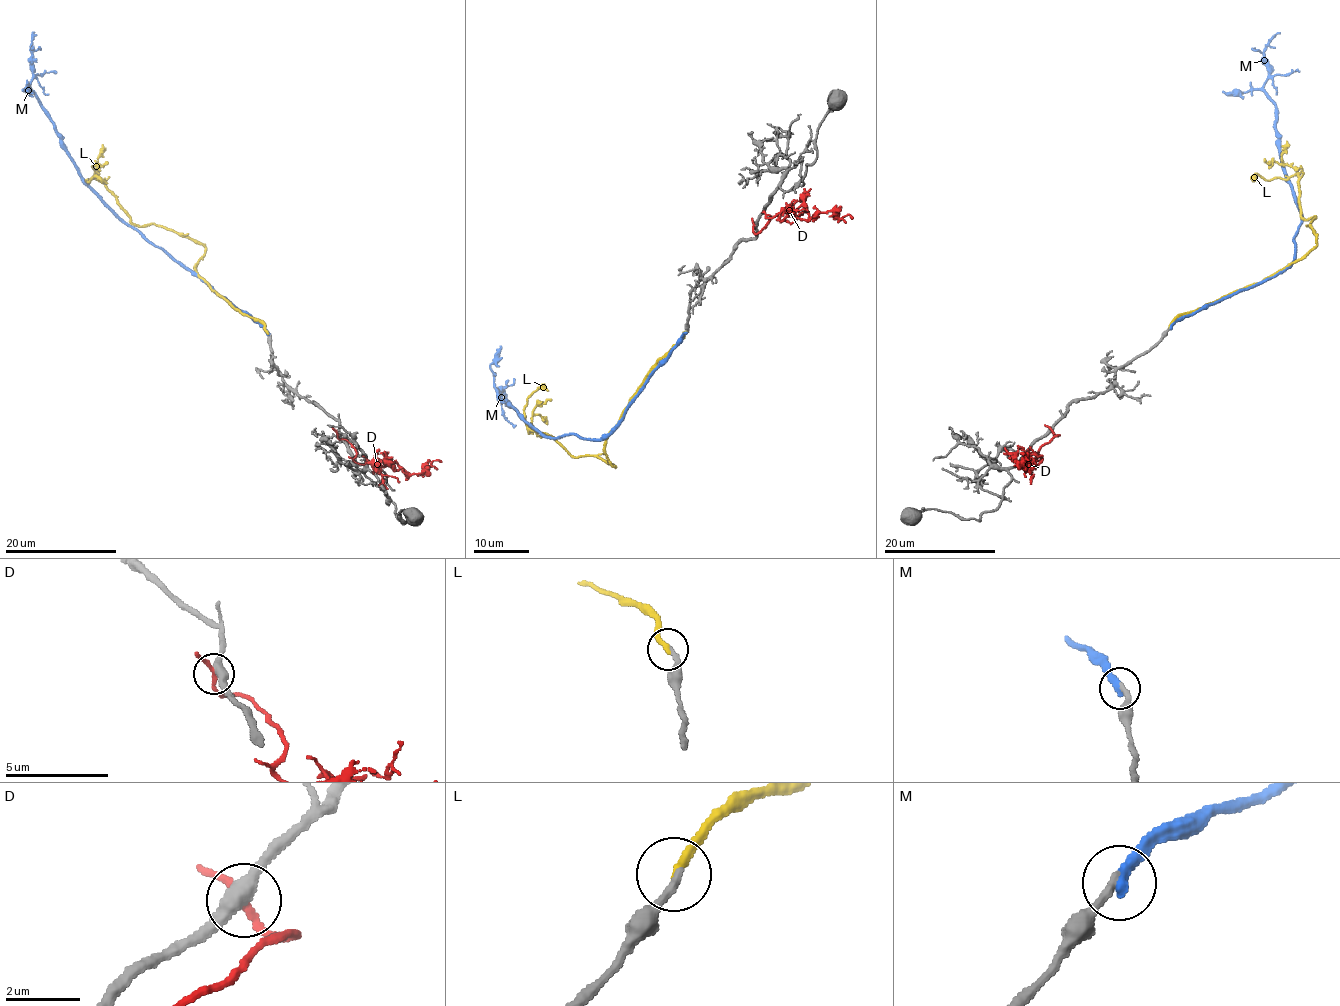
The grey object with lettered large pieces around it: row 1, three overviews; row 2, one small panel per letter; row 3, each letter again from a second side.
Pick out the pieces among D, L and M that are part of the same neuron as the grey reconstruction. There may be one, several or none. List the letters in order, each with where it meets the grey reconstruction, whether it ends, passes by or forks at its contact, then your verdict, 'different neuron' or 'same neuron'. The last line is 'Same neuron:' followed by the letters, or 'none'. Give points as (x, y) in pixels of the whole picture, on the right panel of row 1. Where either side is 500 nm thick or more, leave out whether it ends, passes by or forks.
D: (1051, 430) | it passes by | different neuron
L: (1169, 326) | it ends | same neuron
M: (1170, 327) | it ends | different neuron
Same neuron: L

